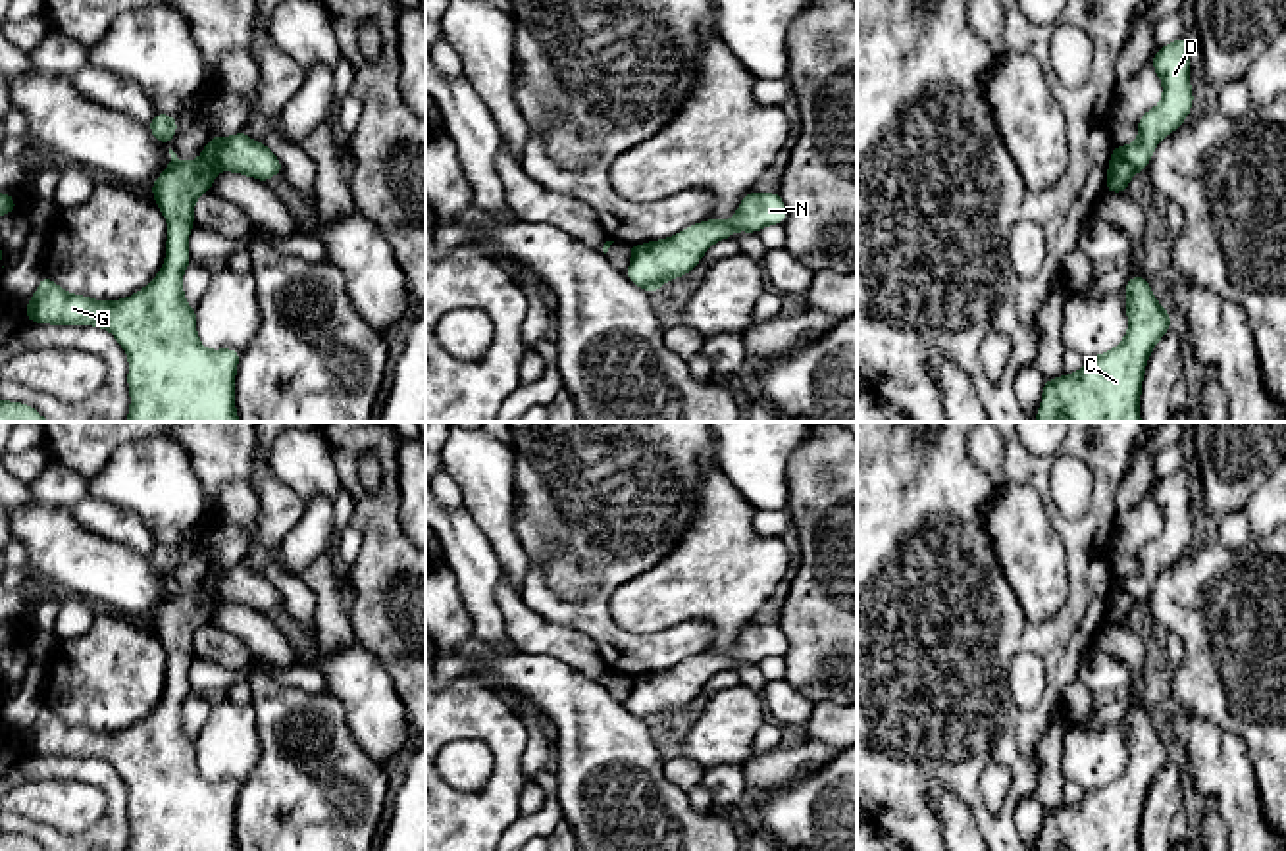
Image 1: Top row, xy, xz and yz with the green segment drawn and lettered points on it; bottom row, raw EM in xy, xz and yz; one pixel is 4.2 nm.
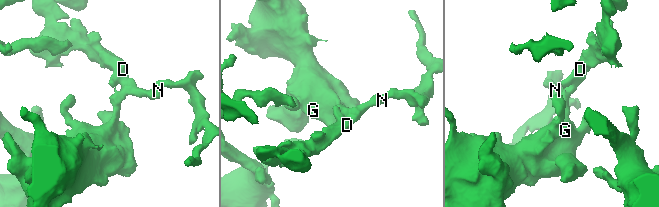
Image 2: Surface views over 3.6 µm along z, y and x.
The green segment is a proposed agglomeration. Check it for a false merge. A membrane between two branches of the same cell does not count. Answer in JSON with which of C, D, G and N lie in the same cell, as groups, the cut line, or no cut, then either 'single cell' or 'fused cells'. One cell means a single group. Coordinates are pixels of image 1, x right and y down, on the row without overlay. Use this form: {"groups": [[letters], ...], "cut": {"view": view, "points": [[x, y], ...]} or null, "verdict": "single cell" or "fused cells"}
{"groups": [["C", "G"], ["D", "N"]], "cut": {"view": "yz", "points": [[1111, 588], [1117, 588], [1134, 603]]}, "verdict": "fused cells"}

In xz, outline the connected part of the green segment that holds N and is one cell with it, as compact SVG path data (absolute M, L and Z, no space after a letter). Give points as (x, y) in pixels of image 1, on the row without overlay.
M747 624L732 651L705 651L668 670L635 676L635 685L626 709L639 720L655 726L658 718L689 707L703 685L735 662L759 664L762 658L780 657L787 639L778 624Z

